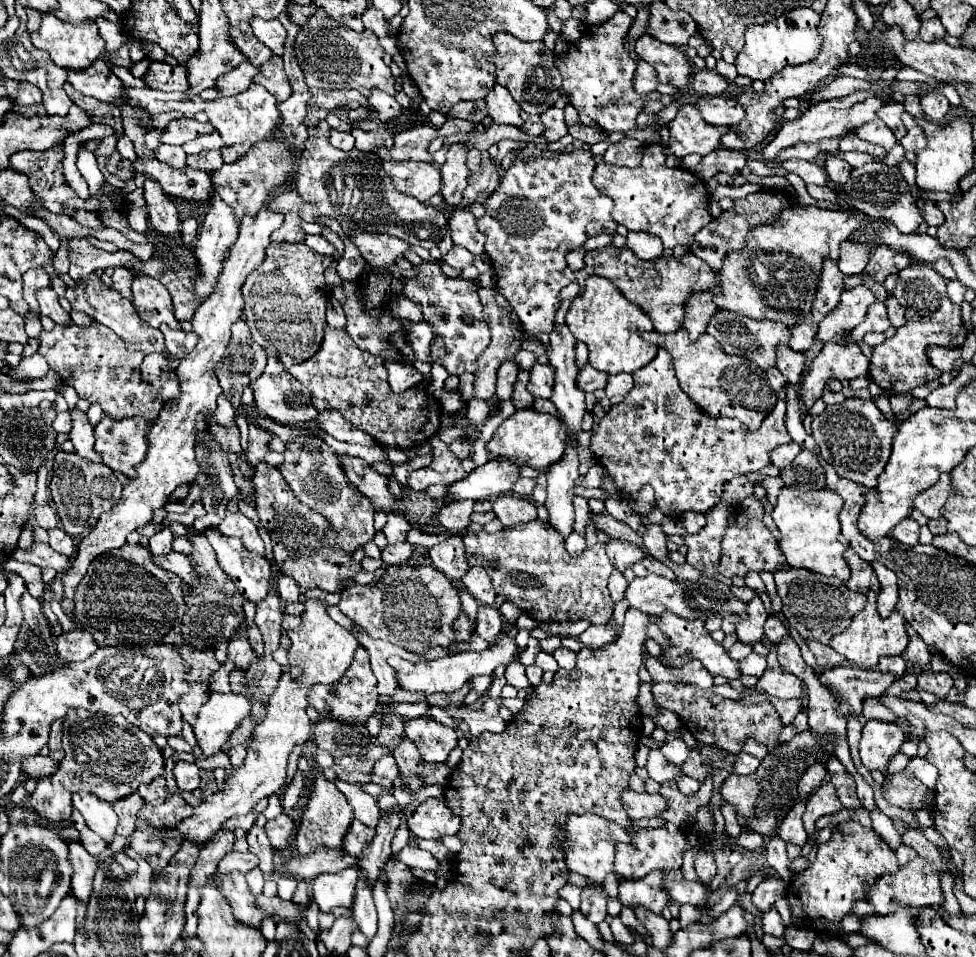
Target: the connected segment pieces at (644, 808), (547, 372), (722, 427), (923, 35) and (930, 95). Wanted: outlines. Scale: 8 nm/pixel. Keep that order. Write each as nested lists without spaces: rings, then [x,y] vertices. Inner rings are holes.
[[[626,789],[620,793],[620,801],[630,819],[658,817],[666,809],[666,801],[658,793],[650,795],[650,793],[636,793],[636,791]]]
[[[536,363],[530,371],[530,383],[528,383],[528,391],[534,397],[550,397],[552,395],[552,387],[554,387],[554,371],[552,365],[542,365]]]
[[[658,351],[656,359],[648,363],[644,371],[636,371],[634,387],[626,395],[626,399],[620,405],[612,405],[612,409],[600,419],[600,425],[590,439],[590,451],[594,453],[598,463],[606,467],[606,471],[614,477],[614,483],[620,493],[632,495],[644,485],[650,485],[654,489],[656,507],[666,517],[678,519],[684,511],[708,513],[722,499],[724,481],[736,475],[760,471],[770,463],[772,449],[784,443],[792,443],[784,425],[784,413],[786,403],[778,401],[774,411],[762,421],[756,433],[748,431],[738,419],[712,419],[710,415],[704,415],[696,411],[696,407],[692,407],[692,401],[688,401],[688,397],[678,385],[676,373],[672,371],[672,357],[668,357],[664,351]]]
[[[938,17],[922,21],[922,29],[920,29],[920,39],[922,39],[922,41],[932,43],[932,41],[944,39],[944,35],[946,35],[946,29],[944,29],[944,25],[940,23]]]
[[[940,91],[924,93],[922,99],[920,99],[920,105],[922,105],[922,111],[924,111],[926,119],[930,119],[934,123],[946,123],[946,115],[948,115],[950,103]]]

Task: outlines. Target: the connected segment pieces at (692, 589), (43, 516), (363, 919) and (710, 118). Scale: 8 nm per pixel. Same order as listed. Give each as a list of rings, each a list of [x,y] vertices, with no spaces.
[[[646,575],[642,579],[634,579],[628,589],[624,591],[624,599],[628,601],[630,609],[638,609],[648,613],[650,617],[656,617],[664,611],[672,611],[684,619],[708,619],[712,615],[718,617],[726,617],[730,613],[738,613],[746,611],[746,603],[740,601],[738,597],[730,595],[730,589],[724,583],[712,581],[708,577],[702,577],[696,583],[690,581],[670,581],[658,575]]]
[[[38,505],[34,509],[34,517],[42,529],[52,529],[52,527],[58,527],[58,523],[60,523],[56,511],[50,505]]]
[[[360,875],[360,881],[358,881],[358,887],[356,887],[356,897],[354,897],[354,917],[356,917],[358,929],[368,939],[372,939],[378,931],[378,915],[376,915],[372,891],[362,881],[362,875]]]
[[[698,97],[696,107],[700,109],[700,115],[710,125],[728,125],[732,127],[744,117],[744,111],[740,103],[736,103],[730,97]]]

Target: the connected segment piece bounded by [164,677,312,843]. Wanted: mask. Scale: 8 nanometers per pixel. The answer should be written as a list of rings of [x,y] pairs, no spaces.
[[[280,677],[278,687],[274,689],[270,703],[268,703],[268,715],[254,729],[254,741],[248,747],[248,755],[246,755],[244,763],[240,767],[236,767],[232,775],[226,777],[224,787],[218,793],[206,797],[188,819],[184,819],[176,827],[168,829],[164,833],[166,839],[182,839],[188,843],[206,843],[222,829],[224,821],[228,821],[230,817],[236,817],[236,815],[250,813],[262,797],[270,797],[280,791],[280,787],[284,785],[284,779],[286,779],[286,763],[288,763],[292,749],[296,745],[304,745],[310,739],[312,725],[306,715],[306,707],[308,707],[306,693],[308,693],[308,689],[300,687],[300,683],[296,683],[294,679]]]

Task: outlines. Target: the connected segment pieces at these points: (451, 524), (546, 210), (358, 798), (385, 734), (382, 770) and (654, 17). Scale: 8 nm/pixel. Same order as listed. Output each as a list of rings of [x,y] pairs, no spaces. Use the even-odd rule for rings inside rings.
[[[464,499],[464,501],[452,501],[446,503],[440,513],[438,513],[438,521],[444,529],[448,531],[462,531],[470,525],[470,513],[472,513],[472,505],[474,501]]]
[[[574,149],[568,155],[558,155],[556,159],[536,159],[536,161],[514,161],[506,169],[498,189],[484,203],[484,217],[478,221],[478,229],[486,235],[486,253],[492,261],[496,285],[494,291],[504,295],[512,309],[516,311],[522,327],[530,335],[550,333],[554,329],[554,315],[560,307],[560,291],[570,283],[562,271],[566,267],[566,253],[582,247],[590,237],[608,233],[616,235],[616,223],[610,217],[612,199],[592,187],[594,155],[586,149]]]
[[[336,781],[336,787],[346,795],[348,803],[354,809],[354,817],[368,827],[376,827],[376,823],[380,821],[380,813],[376,815],[376,811],[380,811],[376,805],[376,799],[372,795],[364,793],[360,787],[350,785],[346,781]]]
[[[392,711],[384,713],[384,717],[382,717],[382,731],[380,731],[380,737],[378,737],[380,743],[388,745],[390,751],[392,751],[396,747],[396,743],[400,743],[402,727],[404,727],[404,719],[402,717],[398,717]]]
[[[386,755],[384,759],[380,759],[380,761],[374,765],[374,773],[380,775],[380,777],[388,777],[388,779],[392,779],[392,781],[400,777],[400,769],[398,769],[398,765],[396,765],[396,761],[394,761],[392,755]]]
[[[652,3],[646,33],[664,43],[683,47],[698,33],[698,27],[686,11],[670,11],[664,3]]]

